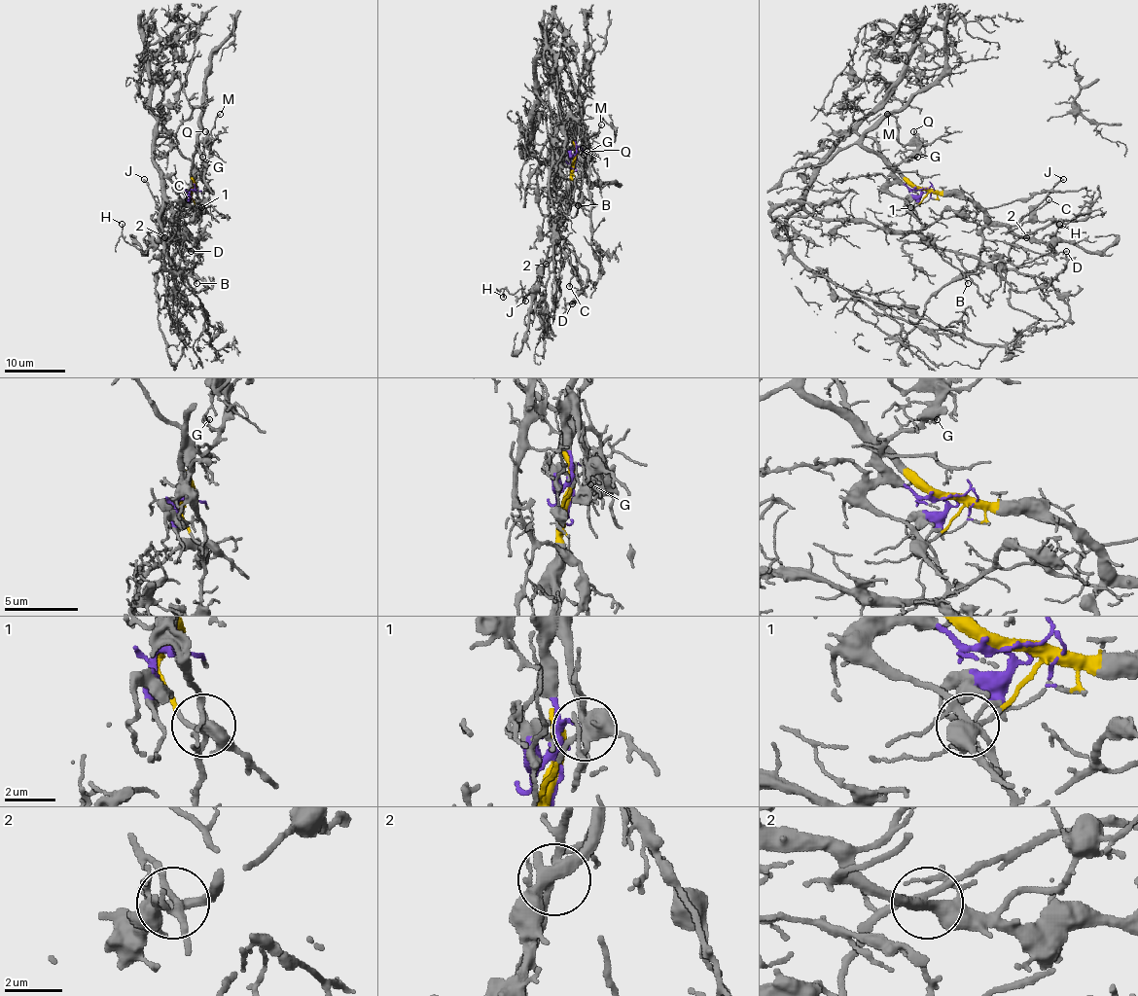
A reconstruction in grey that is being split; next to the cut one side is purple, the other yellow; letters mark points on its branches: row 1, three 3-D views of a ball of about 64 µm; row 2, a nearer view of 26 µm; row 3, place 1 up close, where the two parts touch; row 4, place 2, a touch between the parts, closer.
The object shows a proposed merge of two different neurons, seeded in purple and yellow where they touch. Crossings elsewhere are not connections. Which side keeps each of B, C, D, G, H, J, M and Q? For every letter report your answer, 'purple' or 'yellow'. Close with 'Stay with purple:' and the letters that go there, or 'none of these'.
B: purple
C: yellow
D: yellow
G: purple
H: yellow
J: yellow
M: purple
Q: purple
Stay with purple: B, G, M, Q

